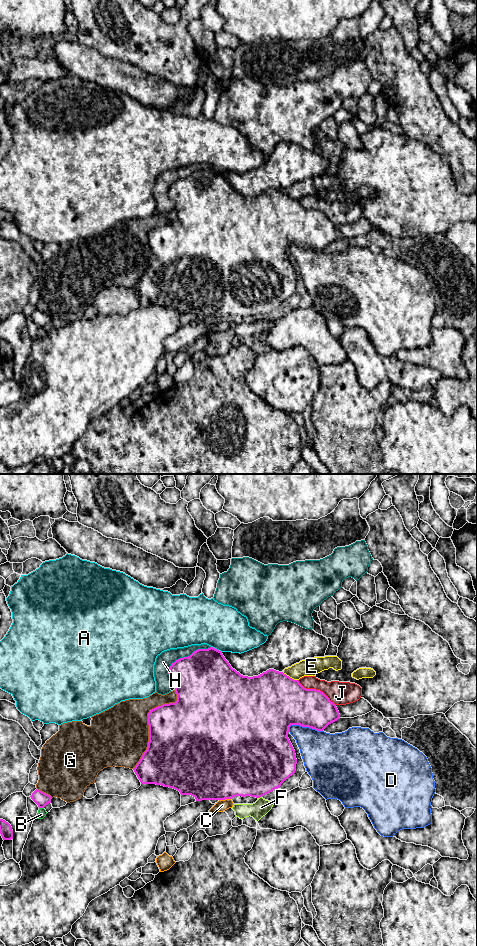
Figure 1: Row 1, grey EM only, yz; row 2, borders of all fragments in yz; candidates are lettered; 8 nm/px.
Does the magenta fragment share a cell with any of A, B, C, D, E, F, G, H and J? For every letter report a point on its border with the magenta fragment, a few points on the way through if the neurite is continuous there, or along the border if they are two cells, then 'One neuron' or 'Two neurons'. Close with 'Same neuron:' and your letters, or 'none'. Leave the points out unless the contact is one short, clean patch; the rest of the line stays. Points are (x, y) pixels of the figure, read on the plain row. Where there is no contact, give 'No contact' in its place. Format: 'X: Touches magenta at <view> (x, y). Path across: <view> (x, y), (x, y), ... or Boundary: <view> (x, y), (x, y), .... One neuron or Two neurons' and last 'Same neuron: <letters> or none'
A: Touches magenta at yz (216, 169). Two neurons
B: Touches magenta at yz (41, 327). Two neurons
C: Touches magenta at yz (224, 319). Boundary: yz (230, 318), (219, 320). Two neurons
D: Touches magenta at yz (305, 246). Two neurons
E: Touches magenta at yz (289, 197). Two neurons
F: Touches magenta at yz (259, 317). Boundary: yz (261, 316), (258, 318). Two neurons
G: Touches magenta at yz (148, 242). Two neurons
H: Touches magenta at yz (186, 177). Two neurons
J: Touches magenta at yz (315, 209). Two neurons
Same neuron: none

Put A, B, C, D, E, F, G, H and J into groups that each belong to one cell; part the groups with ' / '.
A / B G / C F / D / E / H / J

